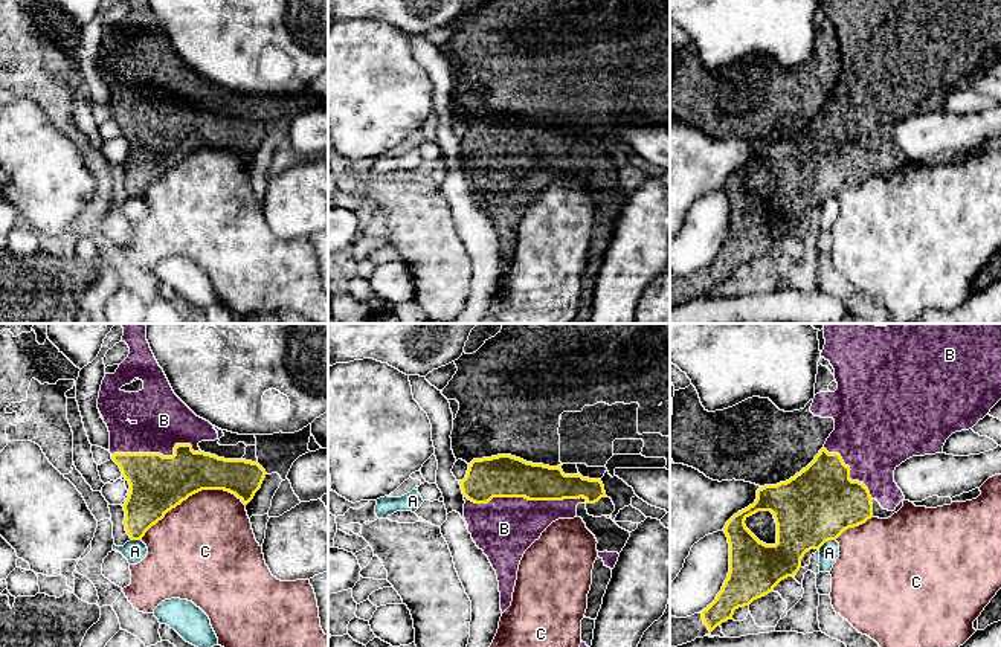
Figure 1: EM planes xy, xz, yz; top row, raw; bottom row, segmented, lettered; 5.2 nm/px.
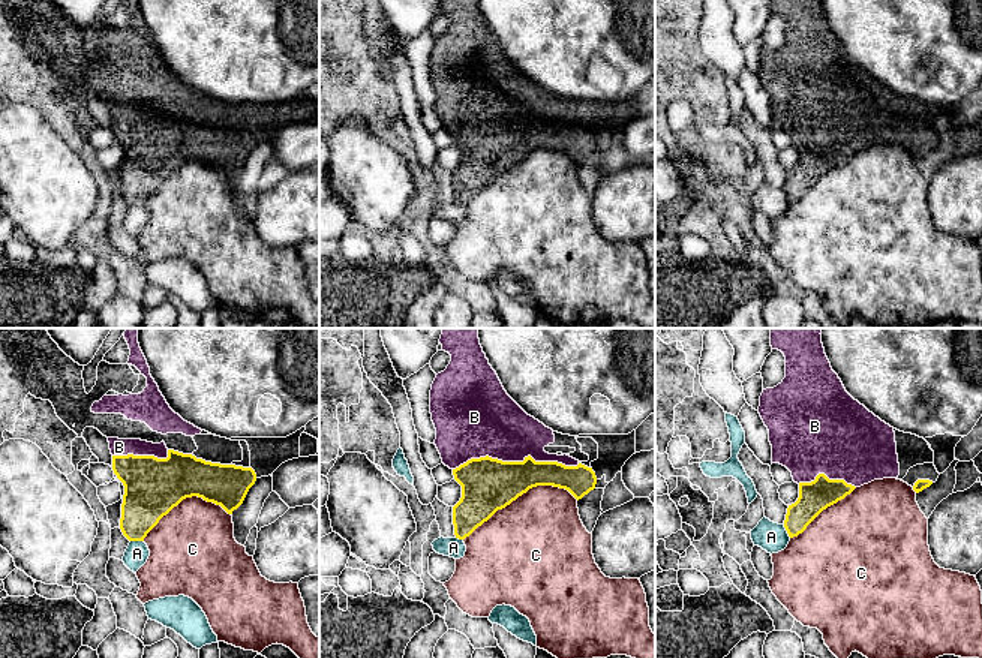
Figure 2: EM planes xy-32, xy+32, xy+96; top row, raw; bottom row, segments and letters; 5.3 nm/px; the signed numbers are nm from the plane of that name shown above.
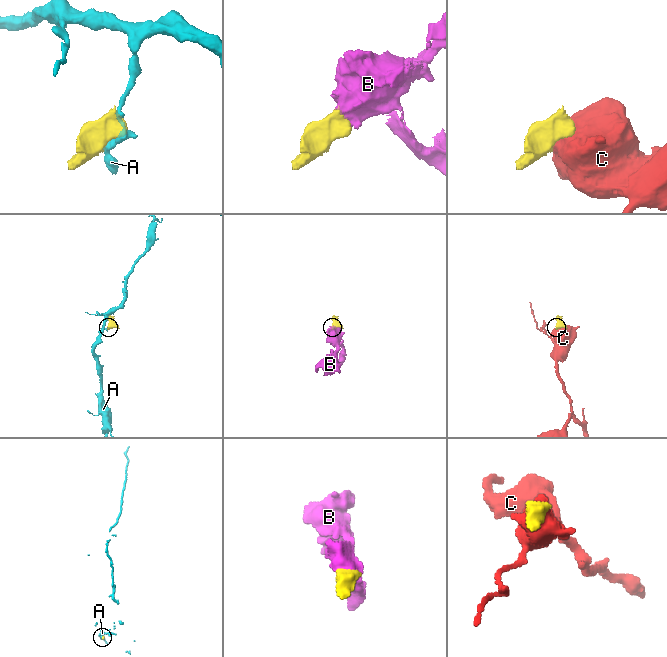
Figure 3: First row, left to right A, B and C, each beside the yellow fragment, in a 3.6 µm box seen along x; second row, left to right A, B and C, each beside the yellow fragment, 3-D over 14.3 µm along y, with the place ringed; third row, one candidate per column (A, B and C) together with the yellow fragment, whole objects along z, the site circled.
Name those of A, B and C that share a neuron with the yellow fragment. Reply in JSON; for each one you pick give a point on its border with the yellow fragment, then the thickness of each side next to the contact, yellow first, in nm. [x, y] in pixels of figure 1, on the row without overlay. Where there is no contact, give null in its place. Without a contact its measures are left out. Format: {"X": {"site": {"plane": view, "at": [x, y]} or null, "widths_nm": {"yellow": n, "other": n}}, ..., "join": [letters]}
{"B": {"site": {"plane": "xz", "at": [525, 156]}, "widths_nm": {"yellow": 220, "other": 320}}, "join": ["B"]}

